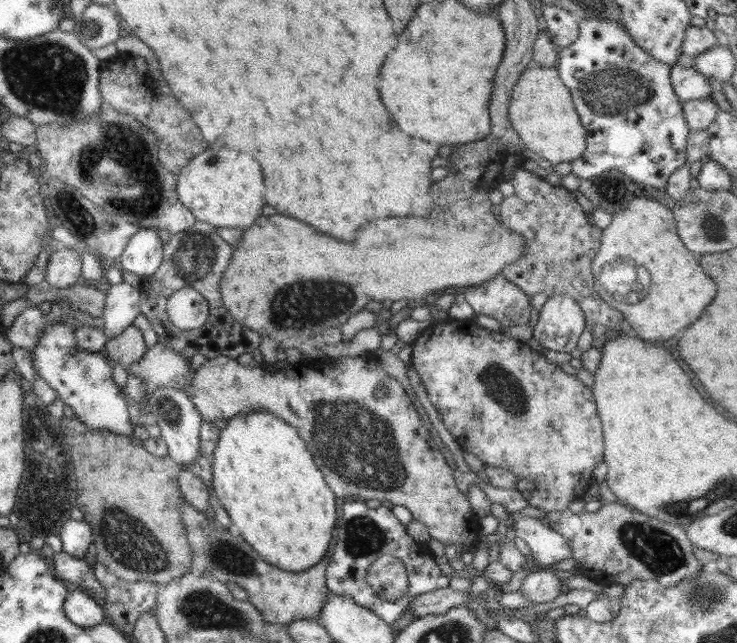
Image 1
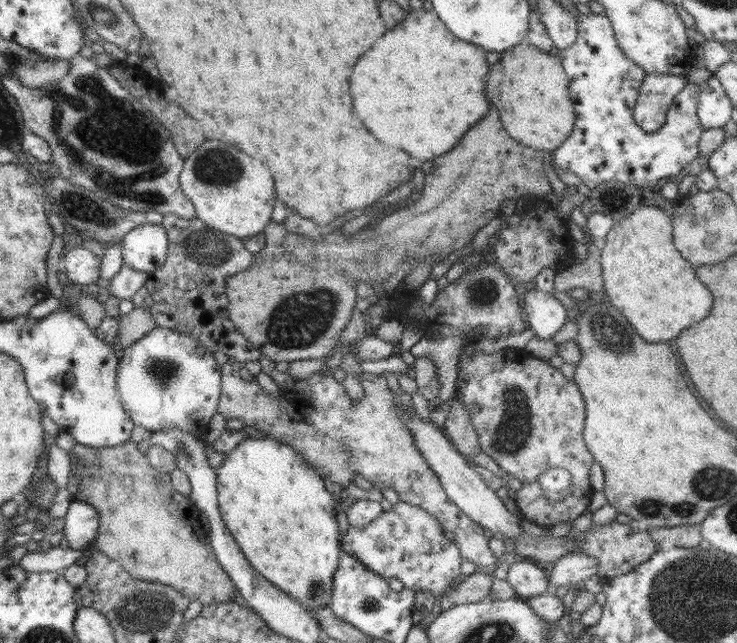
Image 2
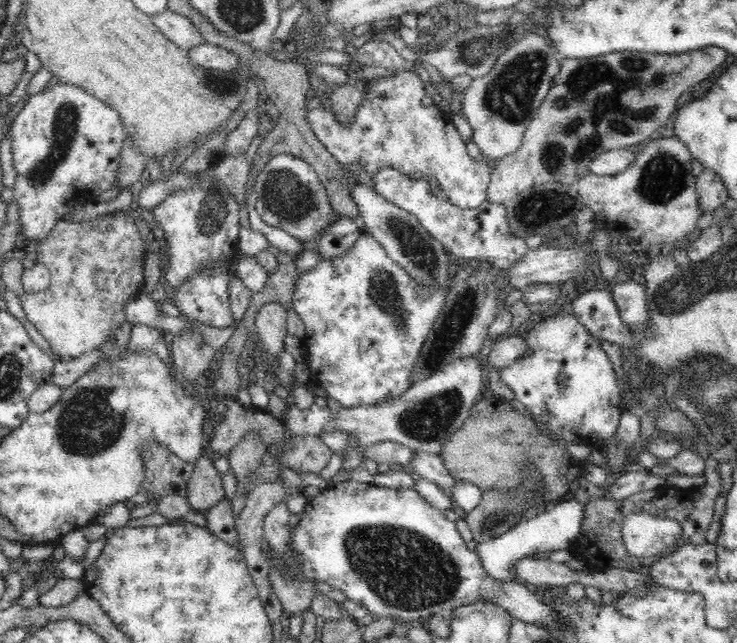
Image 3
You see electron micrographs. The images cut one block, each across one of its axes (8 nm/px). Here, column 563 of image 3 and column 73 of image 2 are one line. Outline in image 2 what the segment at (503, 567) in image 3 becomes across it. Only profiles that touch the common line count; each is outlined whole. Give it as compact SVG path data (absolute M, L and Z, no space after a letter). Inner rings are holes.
M72 500L61 532L71 550L84 551L96 539L99 526L98 510L94 506Z

